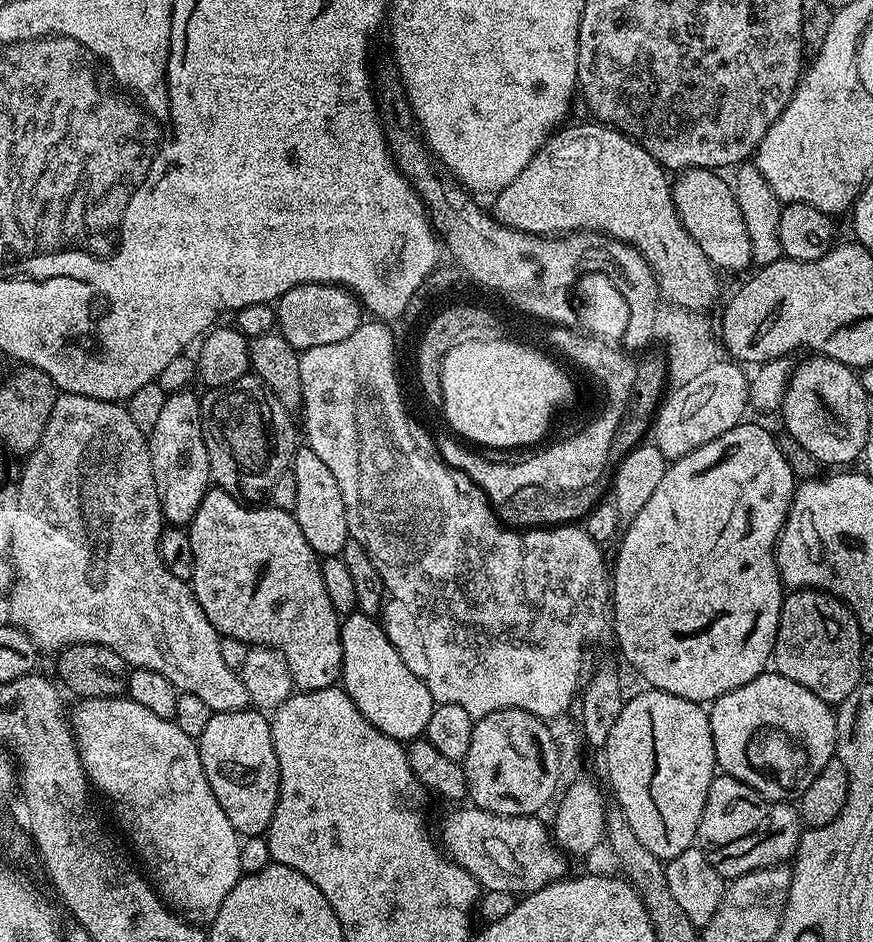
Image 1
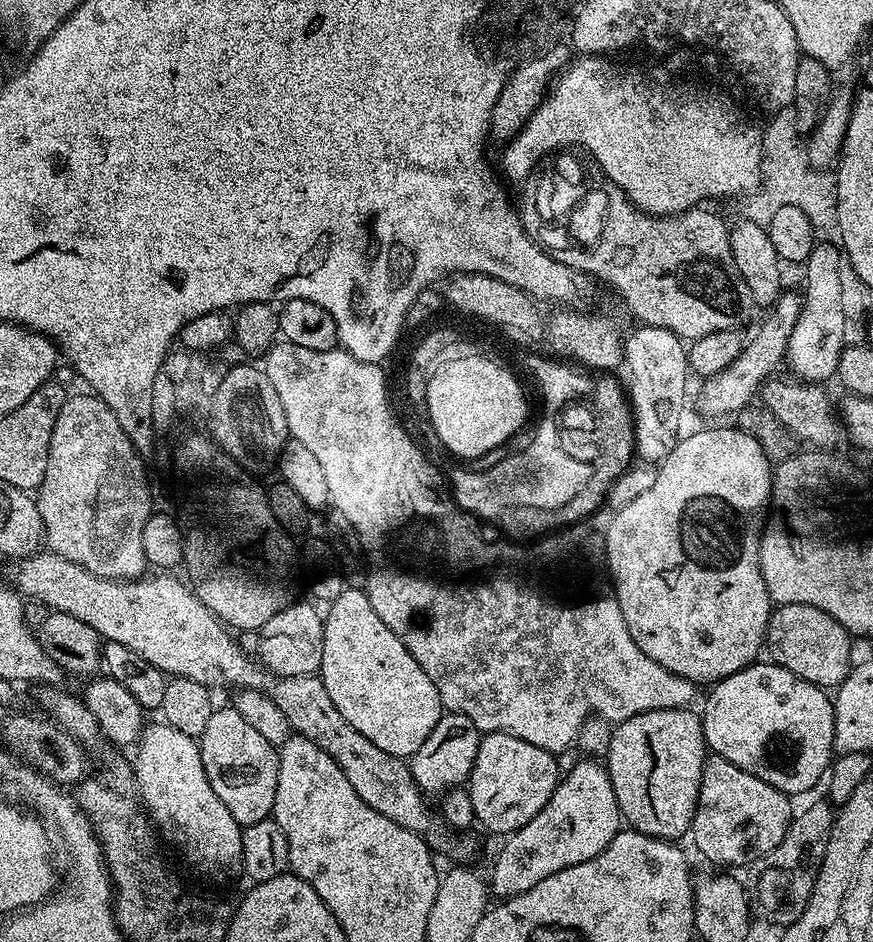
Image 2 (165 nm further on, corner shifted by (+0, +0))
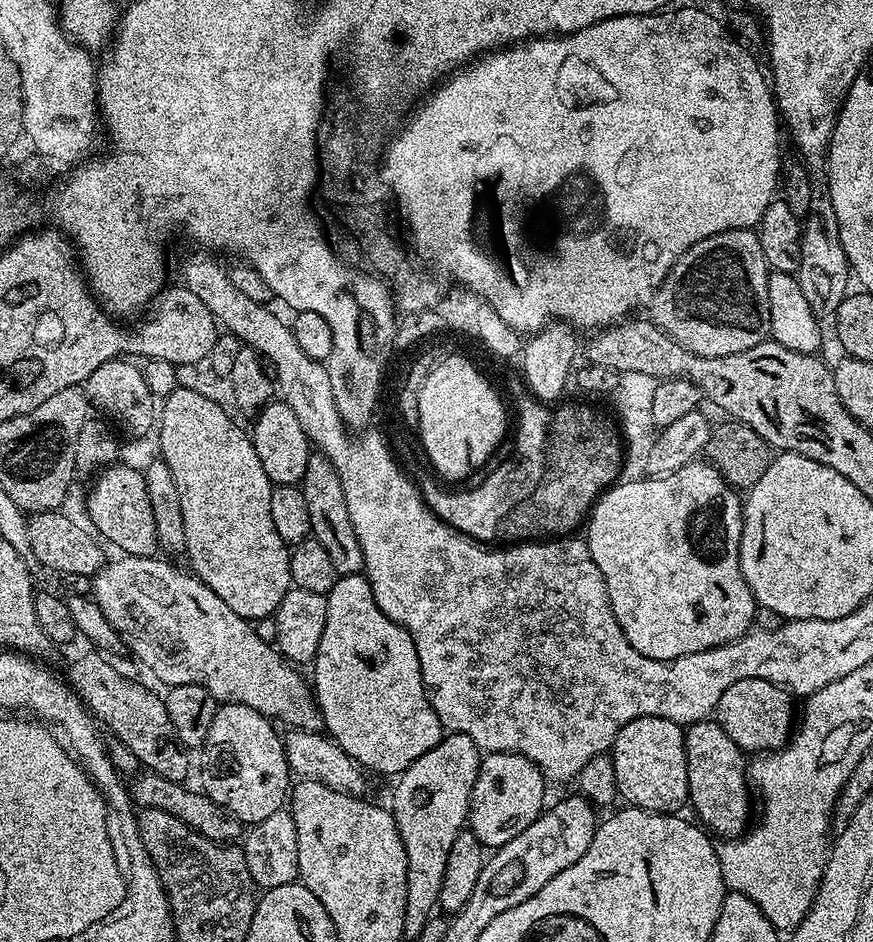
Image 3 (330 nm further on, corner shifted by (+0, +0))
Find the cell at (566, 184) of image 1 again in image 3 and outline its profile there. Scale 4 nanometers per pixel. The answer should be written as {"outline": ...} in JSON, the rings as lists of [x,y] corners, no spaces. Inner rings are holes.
{"outline":[[[735,228],[702,238],[702,242],[690,246],[690,250],[674,262],[666,278],[656,287],[650,301],[650,319],[674,338],[674,342],[699,356],[729,356],[750,350],[770,336],[770,298],[766,298],[769,271],[759,235],[751,228]]]}

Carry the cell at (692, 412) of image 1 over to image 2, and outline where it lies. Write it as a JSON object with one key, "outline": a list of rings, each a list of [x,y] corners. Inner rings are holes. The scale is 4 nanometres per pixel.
{"outline":[[[781,291],[780,297],[775,304],[771,305],[768,317],[764,320],[764,325],[756,332],[753,340],[749,339],[734,362],[726,366],[718,374],[707,377],[703,381],[704,389],[700,392],[700,400],[704,403],[704,408],[708,412],[713,412],[716,416],[724,416],[741,412],[749,404],[757,399],[758,393],[763,389],[772,372],[776,367],[785,363],[788,355],[788,339],[790,334],[794,334],[794,326],[798,323],[798,316],[802,314],[804,297],[799,291]]]}

